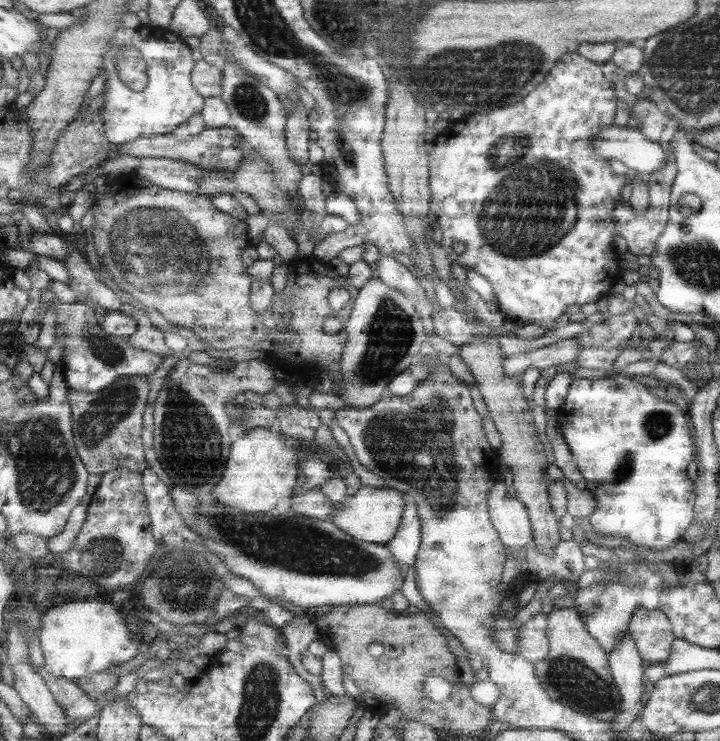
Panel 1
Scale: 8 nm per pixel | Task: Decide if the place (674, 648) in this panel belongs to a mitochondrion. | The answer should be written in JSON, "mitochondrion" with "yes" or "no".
{"mitochondrion":"no"}

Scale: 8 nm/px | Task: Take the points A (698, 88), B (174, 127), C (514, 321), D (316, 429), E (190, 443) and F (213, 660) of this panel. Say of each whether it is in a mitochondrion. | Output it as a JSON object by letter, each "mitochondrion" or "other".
{"A":"mitochondrion","B":"other","C":"other","D":"other","E":"mitochondrion","F":"other"}

